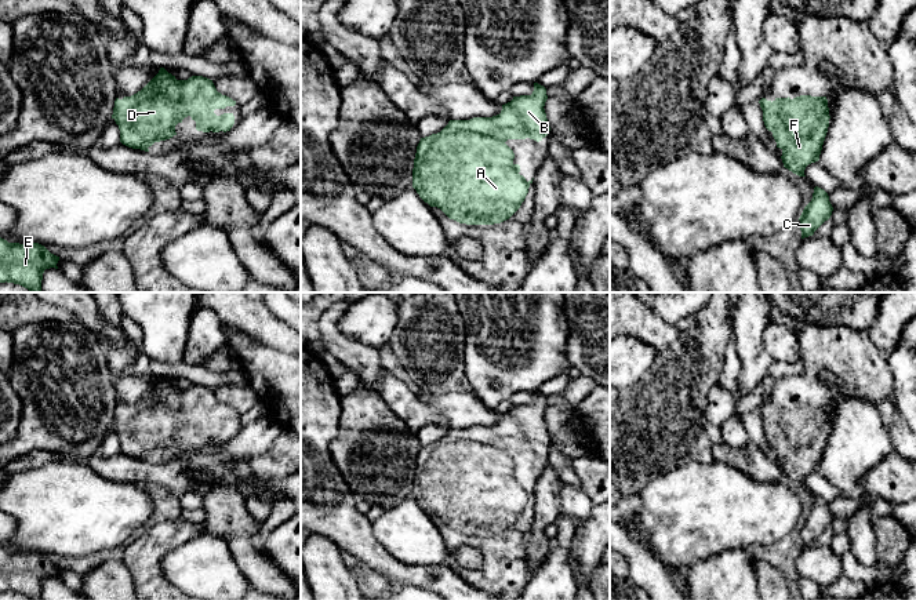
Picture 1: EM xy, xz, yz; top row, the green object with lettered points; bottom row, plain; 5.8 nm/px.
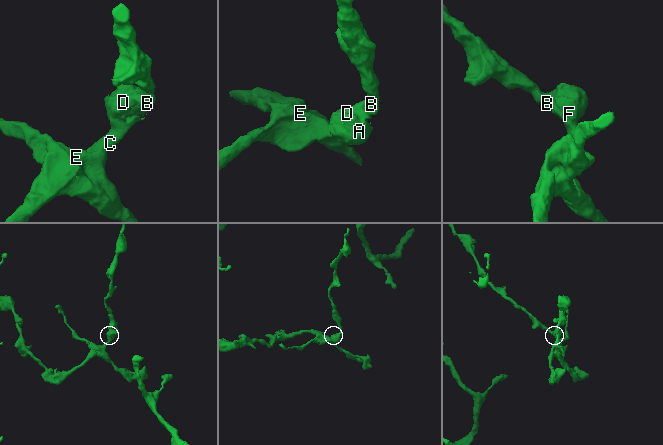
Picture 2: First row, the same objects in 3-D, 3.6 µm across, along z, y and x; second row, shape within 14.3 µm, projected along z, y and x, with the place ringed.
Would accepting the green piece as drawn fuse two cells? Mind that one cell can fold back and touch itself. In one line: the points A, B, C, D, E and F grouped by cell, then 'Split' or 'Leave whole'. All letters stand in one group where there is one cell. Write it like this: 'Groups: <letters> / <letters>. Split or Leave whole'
Groups: A B C D E F. Leave whole

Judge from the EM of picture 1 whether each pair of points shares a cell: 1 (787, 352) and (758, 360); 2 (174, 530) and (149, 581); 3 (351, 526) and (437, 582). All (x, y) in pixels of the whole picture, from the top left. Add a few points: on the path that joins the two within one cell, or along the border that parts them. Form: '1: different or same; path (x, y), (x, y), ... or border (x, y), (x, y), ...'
1: different; border (764, 324), (763, 346), (773, 359)
2: same; path (162, 542), (149, 555), (149, 568)
3: same; path (370, 548), (396, 573), (415, 575)

